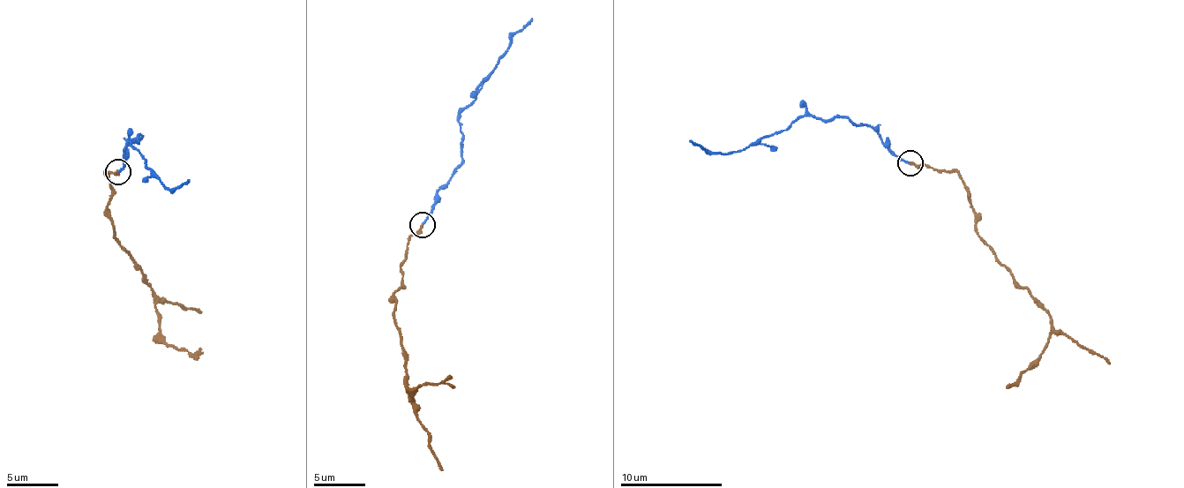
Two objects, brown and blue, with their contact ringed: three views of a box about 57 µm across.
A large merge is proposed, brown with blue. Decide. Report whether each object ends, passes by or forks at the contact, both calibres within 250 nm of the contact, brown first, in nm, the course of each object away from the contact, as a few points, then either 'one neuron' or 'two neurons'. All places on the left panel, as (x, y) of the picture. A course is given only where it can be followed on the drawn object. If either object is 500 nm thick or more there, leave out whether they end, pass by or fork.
brown ends there; blue ends there; 240 nm thick on the brown side, 150 nm on the other; brown runs (118, 172), (105, 175), (116, 243), (148, 286), (158, 330), (170, 347), (199, 357); blue runs (118, 172), (129, 144), (139, 135), (138, 143), (130, 144), (161, 184), (172, 191), (189, 180); two neurons

